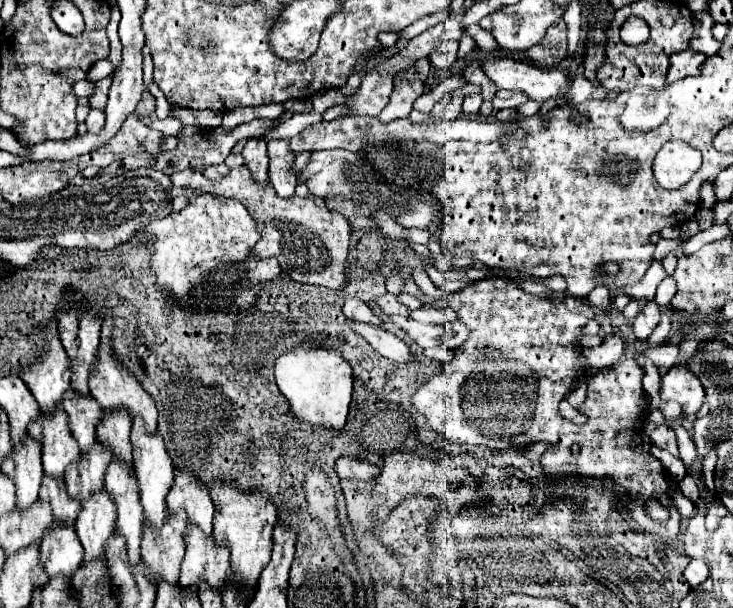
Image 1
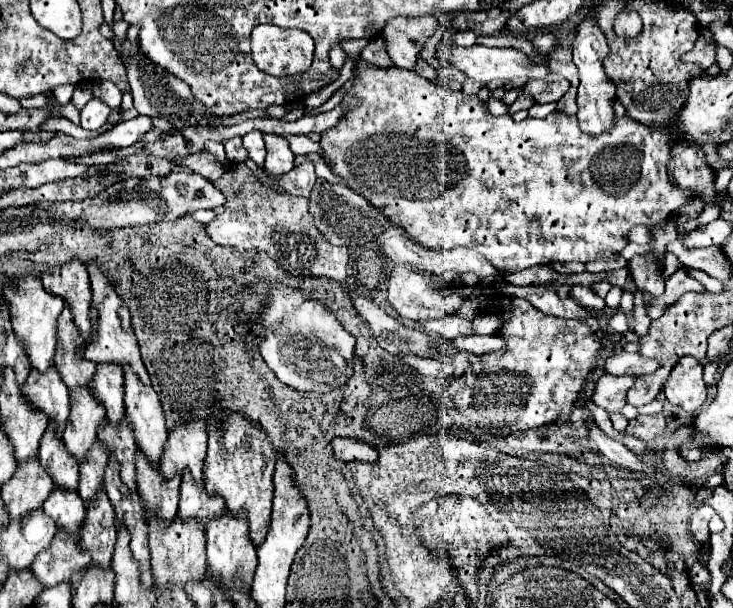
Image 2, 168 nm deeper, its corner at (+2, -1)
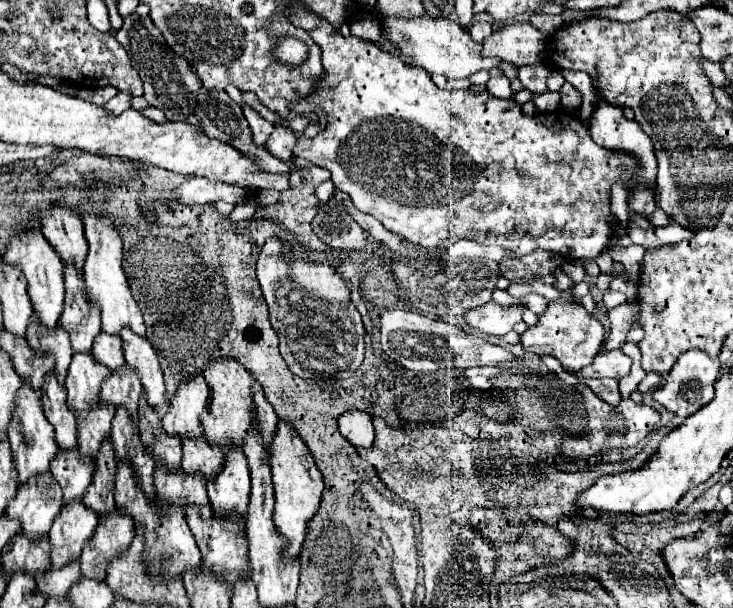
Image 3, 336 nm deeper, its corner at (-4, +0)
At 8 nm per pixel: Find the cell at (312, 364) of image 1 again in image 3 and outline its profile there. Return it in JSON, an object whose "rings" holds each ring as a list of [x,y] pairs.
{"rings":[[[271,238],[265,242],[259,260],[257,260],[257,280],[261,284],[265,302],[269,306],[269,322],[279,338],[279,350],[295,376],[305,380],[323,380],[331,378],[331,374],[351,374],[363,364],[363,324],[359,312],[349,304],[349,288],[347,282],[327,264],[311,264],[307,260],[285,260],[285,246],[279,238]]]}

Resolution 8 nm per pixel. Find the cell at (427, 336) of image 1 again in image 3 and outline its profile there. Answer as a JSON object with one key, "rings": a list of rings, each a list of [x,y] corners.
{"rings":[[[515,300],[513,306],[501,306],[497,302],[487,302],[475,310],[465,312],[465,324],[491,336],[503,336],[513,330],[513,326],[521,320],[521,302]]]}

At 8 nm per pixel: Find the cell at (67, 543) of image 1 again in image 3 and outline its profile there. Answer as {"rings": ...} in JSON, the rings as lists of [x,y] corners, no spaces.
{"rings":[[[59,450],[51,462],[51,474],[63,490],[63,506],[83,500],[83,494],[91,486],[95,466],[91,460],[79,454],[79,450]]]}

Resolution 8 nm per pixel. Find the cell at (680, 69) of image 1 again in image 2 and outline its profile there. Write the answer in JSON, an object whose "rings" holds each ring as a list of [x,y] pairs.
{"rings":[[[699,33],[699,39],[697,39],[693,51],[685,53],[683,61],[687,61],[687,63],[699,63],[703,69],[707,69],[707,67],[711,67],[715,63],[715,53],[717,53],[717,45],[709,43],[703,37],[703,33]]]}

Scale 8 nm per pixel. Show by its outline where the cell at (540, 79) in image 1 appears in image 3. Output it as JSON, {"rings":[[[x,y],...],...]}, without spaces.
{"rings":[[[421,16],[413,20],[405,18],[389,18],[383,22],[381,32],[417,66],[425,68],[429,74],[443,74],[447,78],[469,78],[475,72],[491,70],[501,64],[499,58],[487,58],[481,54],[481,44],[475,42],[469,32],[461,30],[461,26],[449,18],[431,18]]]}

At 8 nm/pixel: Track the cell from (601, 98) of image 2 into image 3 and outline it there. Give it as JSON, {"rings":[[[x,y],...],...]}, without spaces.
{"rings":[[[597,94],[597,102],[595,102],[595,110],[591,114],[591,118],[587,120],[587,128],[591,138],[605,146],[605,148],[621,148],[627,152],[633,152],[633,156],[637,156],[641,168],[639,168],[639,178],[643,182],[653,182],[657,176],[657,160],[655,160],[655,152],[653,152],[653,142],[651,138],[641,130],[641,126],[635,120],[627,120],[623,116],[623,110],[619,106],[611,106],[609,102],[603,102],[603,98]]]}

